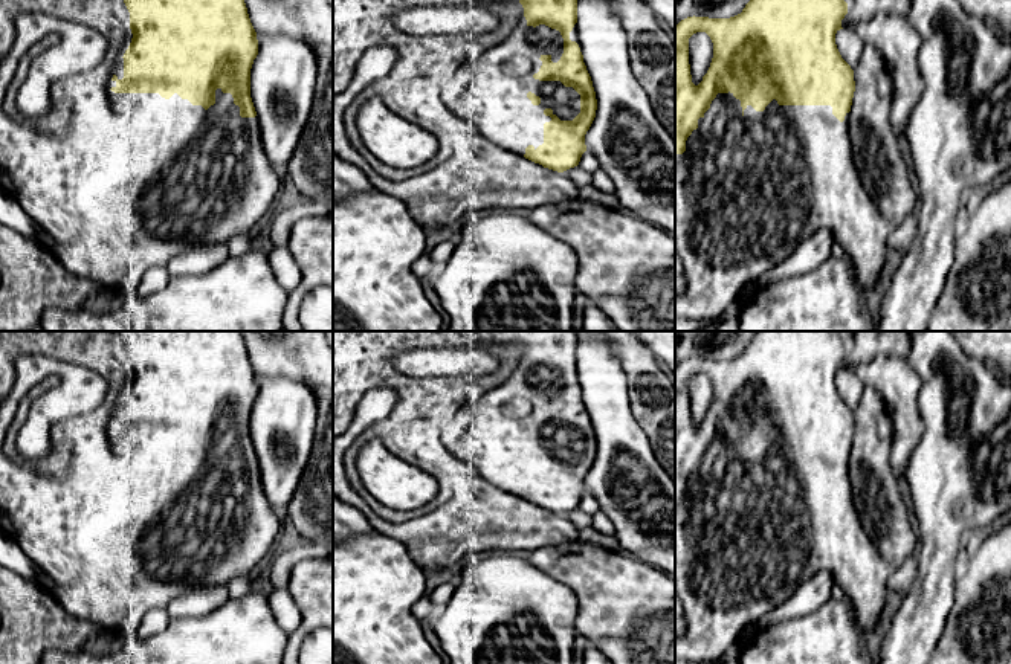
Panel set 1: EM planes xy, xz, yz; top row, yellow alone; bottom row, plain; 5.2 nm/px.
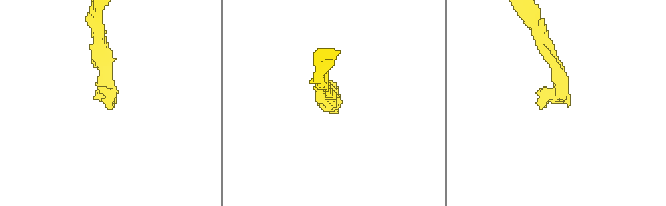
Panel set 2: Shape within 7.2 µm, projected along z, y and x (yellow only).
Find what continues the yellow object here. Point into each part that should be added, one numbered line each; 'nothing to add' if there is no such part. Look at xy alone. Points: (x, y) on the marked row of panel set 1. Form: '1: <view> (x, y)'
1: xy (199, 176)

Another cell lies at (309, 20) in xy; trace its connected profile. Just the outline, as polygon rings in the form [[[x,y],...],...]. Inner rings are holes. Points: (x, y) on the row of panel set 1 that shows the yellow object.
[[[244,0],[244,3],[257,35],[296,38],[315,52],[315,101],[284,180],[295,198],[313,200],[333,214],[333,6],[328,0]]]

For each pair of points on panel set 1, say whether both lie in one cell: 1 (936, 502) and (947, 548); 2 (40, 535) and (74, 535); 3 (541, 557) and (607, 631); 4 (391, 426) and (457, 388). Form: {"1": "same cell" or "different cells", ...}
{"1": "same cell", "2": "different cells", "3": "same cell", "4": "same cell"}

